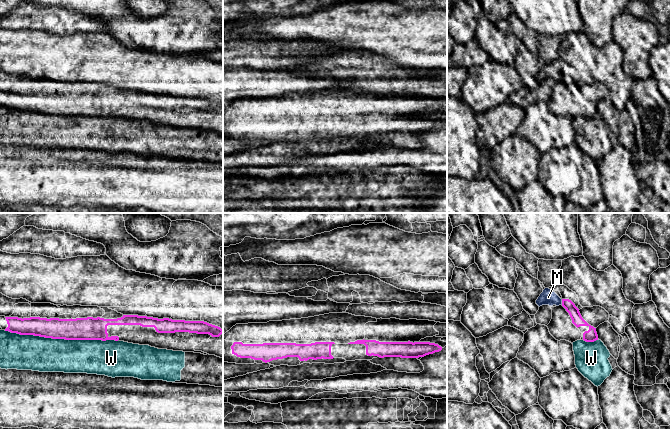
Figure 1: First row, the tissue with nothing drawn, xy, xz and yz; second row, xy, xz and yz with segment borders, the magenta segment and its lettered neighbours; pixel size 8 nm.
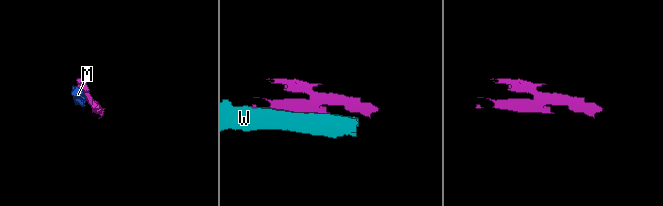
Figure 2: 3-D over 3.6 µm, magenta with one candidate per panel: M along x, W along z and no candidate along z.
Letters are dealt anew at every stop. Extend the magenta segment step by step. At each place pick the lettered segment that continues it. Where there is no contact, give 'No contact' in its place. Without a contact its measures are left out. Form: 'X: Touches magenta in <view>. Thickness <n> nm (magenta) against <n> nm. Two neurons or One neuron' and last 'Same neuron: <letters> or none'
M: Touches magenta in yz. Thickness 90 nm (magenta) against 130 nm. One neuron
W: Touches magenta in xy. Thickness 180 nm (magenta) against 280 nm. Two neurons
Same neuron: M

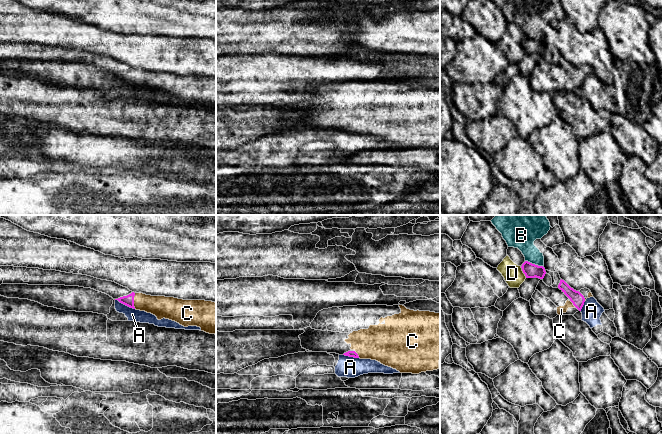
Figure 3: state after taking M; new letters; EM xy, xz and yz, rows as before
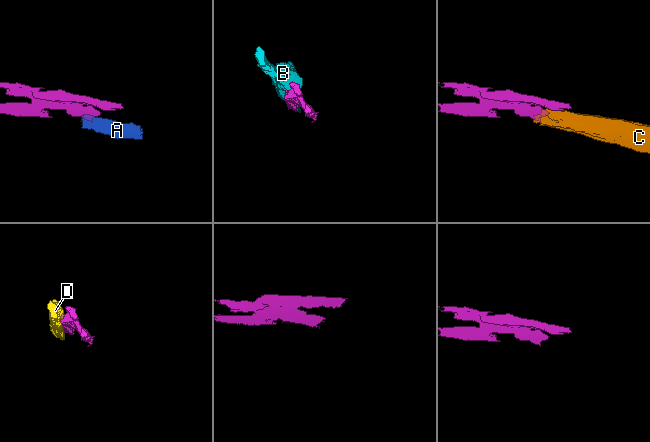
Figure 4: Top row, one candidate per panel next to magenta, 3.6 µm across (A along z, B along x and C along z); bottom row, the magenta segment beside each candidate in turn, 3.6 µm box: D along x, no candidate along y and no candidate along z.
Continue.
A: Touches magenta in xy. Thickness 90 nm (magenta) against 100 nm. Two neurons
B: Touches magenta in yz. Thickness 120 nm (magenta) against 200 nm. Two neurons
C: Touches magenta in xy. Thickness 90 nm (magenta) against 180 nm. Two neurons
D: Touches magenta in yz. Thickness 120 nm (magenta) against 160 nm. Two neurons
Same neuron: none

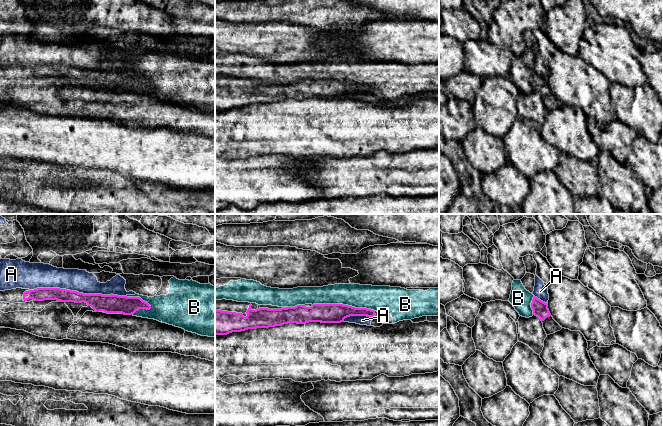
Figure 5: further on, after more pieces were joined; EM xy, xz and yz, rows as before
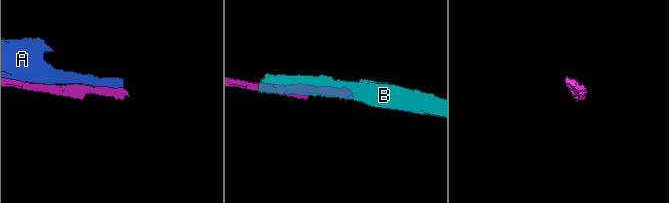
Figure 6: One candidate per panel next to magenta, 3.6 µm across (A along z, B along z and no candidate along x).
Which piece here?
A: Touches magenta in xy. Thickness 140 nm (magenta) against 180 nm. Two neurons
B: Touches magenta in xz. Thickness 160 nm (magenta) against 190 nm. Two neurons
Same neuron: none

